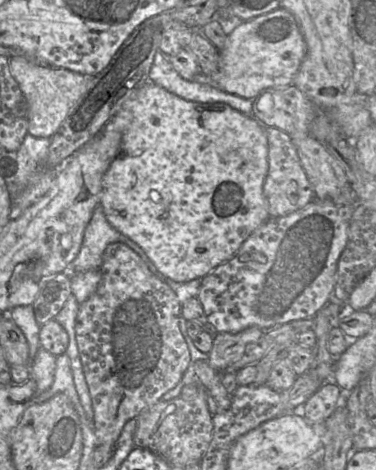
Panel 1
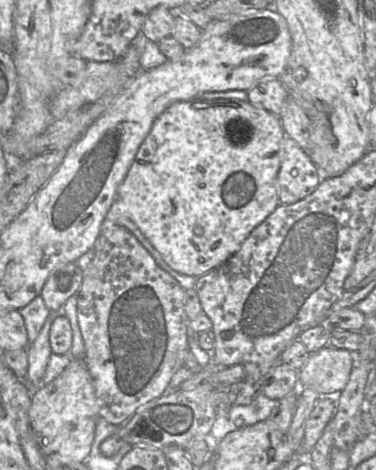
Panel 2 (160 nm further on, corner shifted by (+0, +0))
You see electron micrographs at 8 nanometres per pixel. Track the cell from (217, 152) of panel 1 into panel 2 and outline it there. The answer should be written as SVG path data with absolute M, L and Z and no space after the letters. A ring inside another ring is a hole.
M248 101L175 102L153 122L118 187L117 199L170 268L200 277L236 254L252 230L279 205L276 178L284 136L279 116Z

